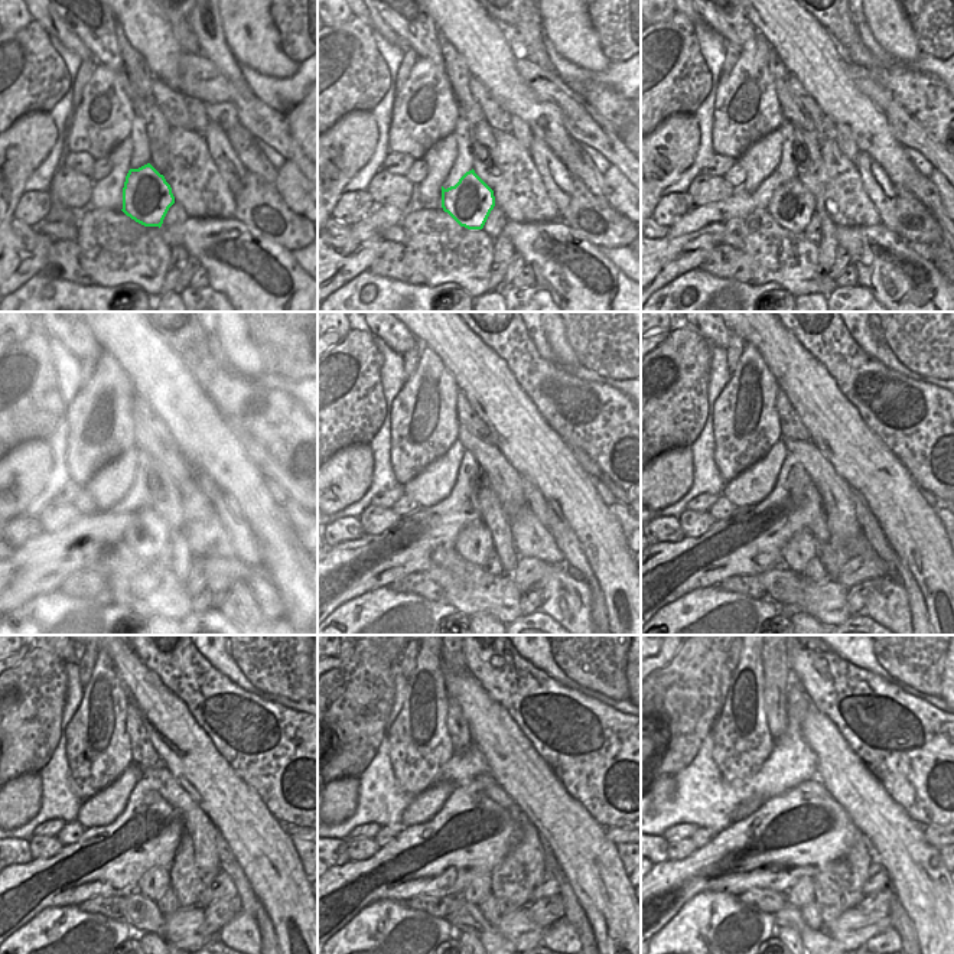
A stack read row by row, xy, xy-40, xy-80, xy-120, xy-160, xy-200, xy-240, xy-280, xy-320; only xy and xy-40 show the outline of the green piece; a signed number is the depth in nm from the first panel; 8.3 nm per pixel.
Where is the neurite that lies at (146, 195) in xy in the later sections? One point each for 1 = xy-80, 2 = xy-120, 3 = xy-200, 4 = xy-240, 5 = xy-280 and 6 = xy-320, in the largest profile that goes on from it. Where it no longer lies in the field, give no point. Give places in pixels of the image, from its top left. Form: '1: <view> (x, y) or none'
1: xy-80 (791, 205)
2: xy-120 (147, 534)
3: xy-200 (801, 547)
4: xy-240 (153, 884)
5: xy-280 (479, 888)
6: xy-320 (801, 894)

